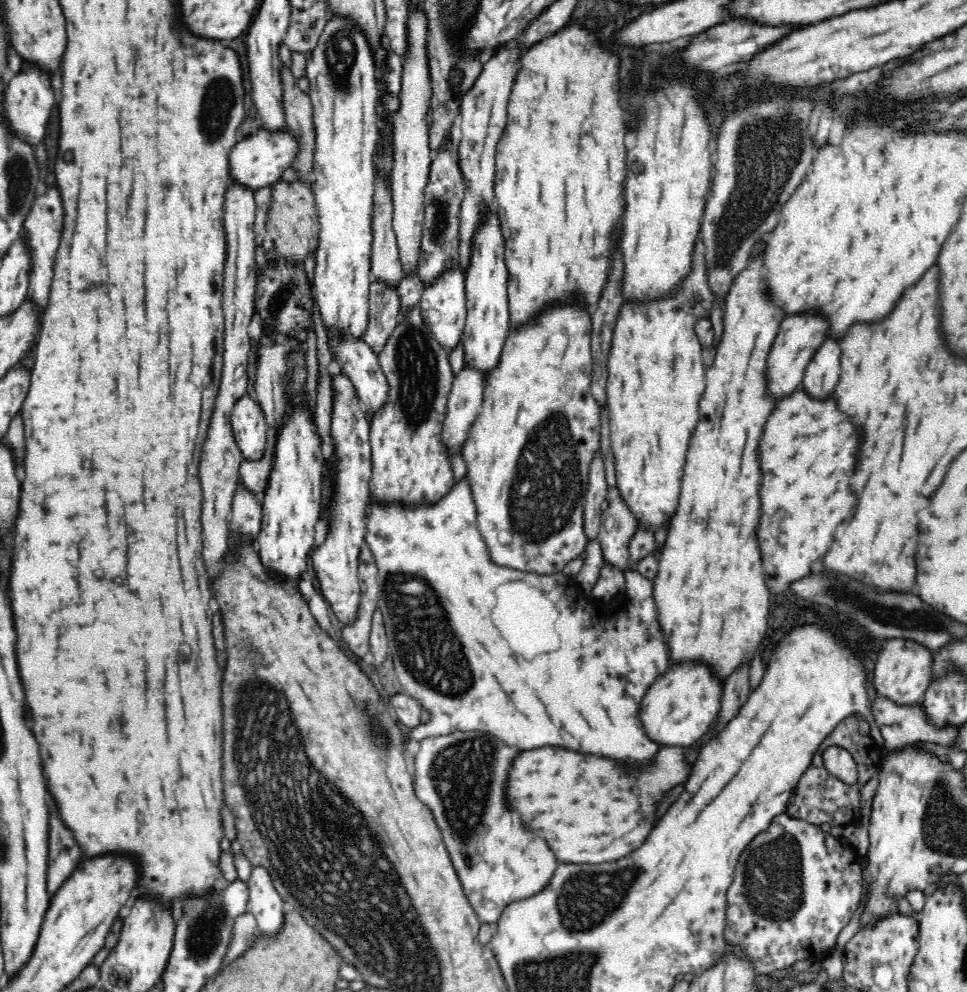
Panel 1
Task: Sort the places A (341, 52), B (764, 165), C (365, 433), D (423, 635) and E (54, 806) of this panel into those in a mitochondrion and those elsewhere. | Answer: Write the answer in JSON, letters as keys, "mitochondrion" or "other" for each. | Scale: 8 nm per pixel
{"A":"mitochondrion","B":"mitochondrion","C":"other","D":"mitochondrion","E":"other"}

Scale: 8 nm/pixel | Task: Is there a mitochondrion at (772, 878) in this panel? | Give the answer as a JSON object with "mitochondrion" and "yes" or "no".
{"mitochondrion":"yes"}

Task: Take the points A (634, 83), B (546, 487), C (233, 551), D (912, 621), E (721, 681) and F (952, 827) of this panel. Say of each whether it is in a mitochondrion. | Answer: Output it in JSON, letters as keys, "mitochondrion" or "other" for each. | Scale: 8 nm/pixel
{"A":"other","B":"mitochondrion","C":"other","D":"mitochondrion","E":"other","F":"mitochondrion"}

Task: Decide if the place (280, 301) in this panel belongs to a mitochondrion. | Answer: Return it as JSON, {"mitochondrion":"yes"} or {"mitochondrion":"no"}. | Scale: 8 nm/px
{"mitochondrion":"yes"}

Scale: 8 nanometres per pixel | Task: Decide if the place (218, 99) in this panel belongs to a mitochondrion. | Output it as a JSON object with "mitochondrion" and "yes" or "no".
{"mitochondrion":"yes"}

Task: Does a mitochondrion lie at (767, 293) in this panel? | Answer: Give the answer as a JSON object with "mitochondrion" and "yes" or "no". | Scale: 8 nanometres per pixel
{"mitochondrion":"no"}

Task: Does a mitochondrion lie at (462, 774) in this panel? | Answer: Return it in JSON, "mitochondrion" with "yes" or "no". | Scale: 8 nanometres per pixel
{"mitochondrion":"yes"}

